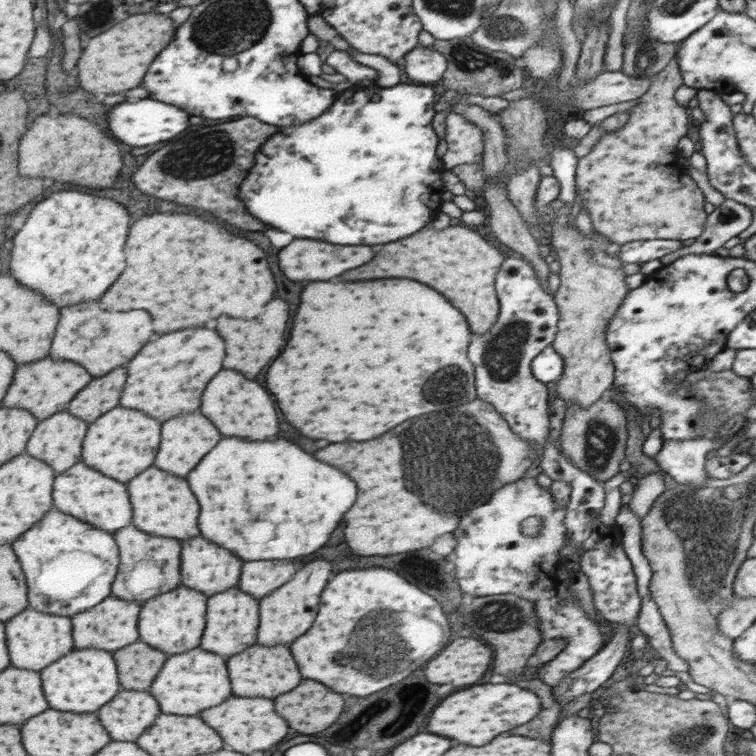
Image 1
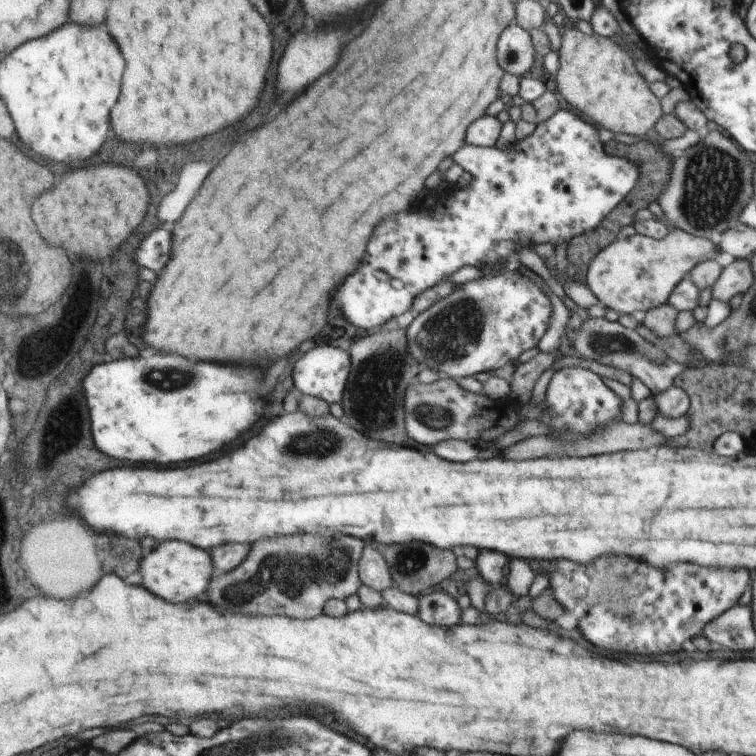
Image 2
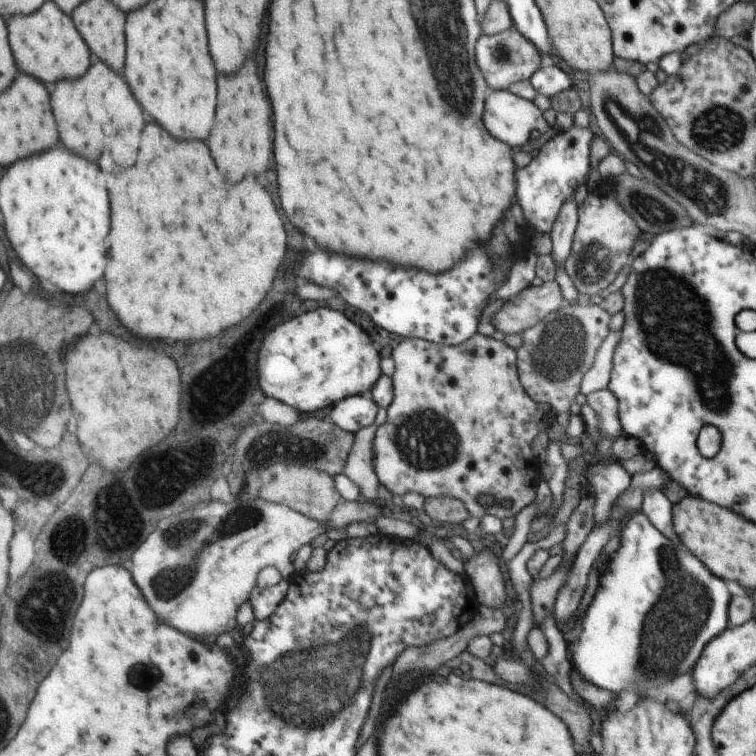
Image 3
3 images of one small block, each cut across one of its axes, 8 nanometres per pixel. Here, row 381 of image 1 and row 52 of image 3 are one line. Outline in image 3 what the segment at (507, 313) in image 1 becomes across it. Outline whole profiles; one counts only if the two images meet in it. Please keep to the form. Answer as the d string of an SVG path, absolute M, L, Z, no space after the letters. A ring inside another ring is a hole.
M515 27L492 36L481 34L475 44L475 58L486 84L493 92L507 91L511 84L523 80L530 81L545 63L535 47L526 41L526 38L523 38Z

